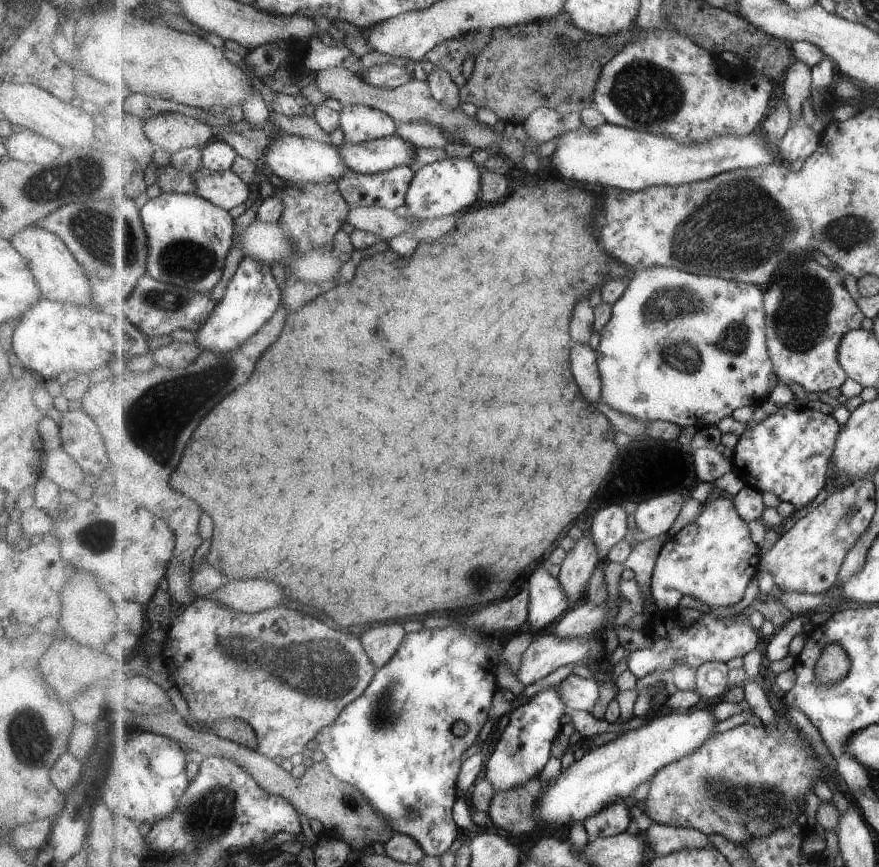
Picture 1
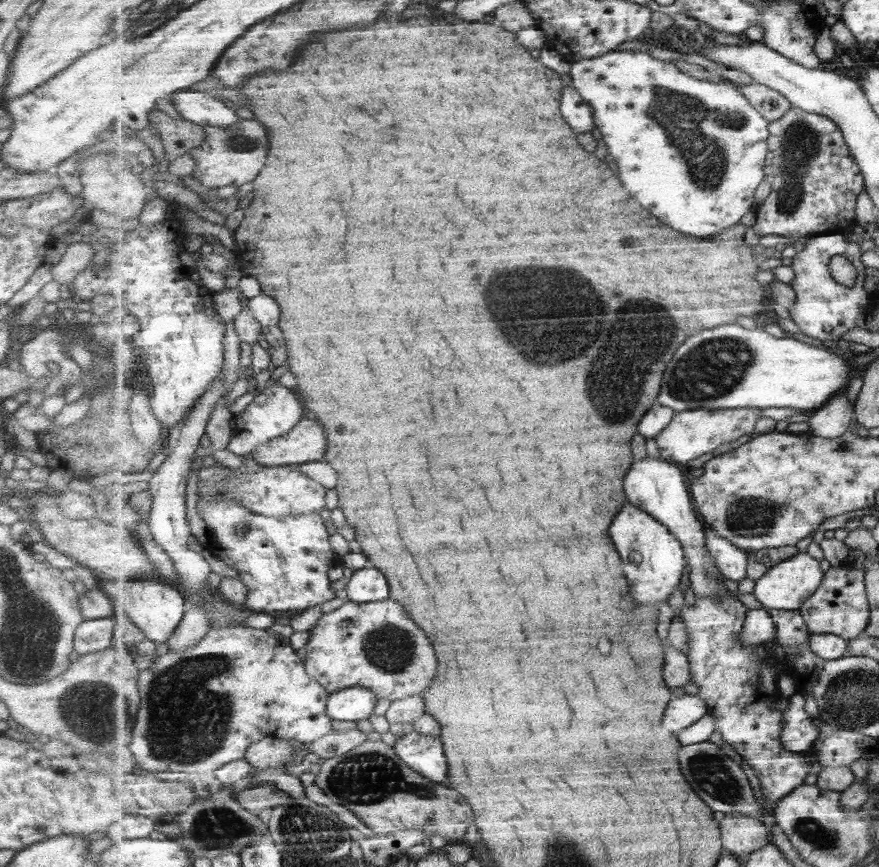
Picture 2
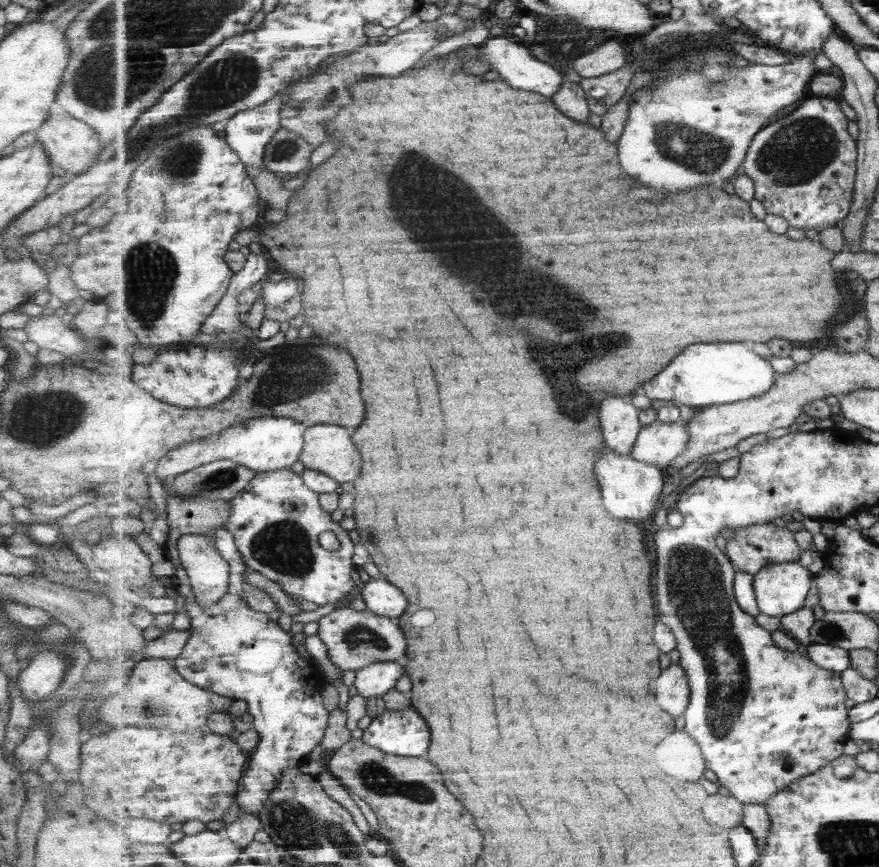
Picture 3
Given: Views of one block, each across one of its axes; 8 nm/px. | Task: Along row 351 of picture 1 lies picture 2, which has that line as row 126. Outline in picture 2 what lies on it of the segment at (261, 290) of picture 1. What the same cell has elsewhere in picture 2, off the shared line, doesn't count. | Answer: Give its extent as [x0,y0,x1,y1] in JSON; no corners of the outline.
[172,91,242,128]

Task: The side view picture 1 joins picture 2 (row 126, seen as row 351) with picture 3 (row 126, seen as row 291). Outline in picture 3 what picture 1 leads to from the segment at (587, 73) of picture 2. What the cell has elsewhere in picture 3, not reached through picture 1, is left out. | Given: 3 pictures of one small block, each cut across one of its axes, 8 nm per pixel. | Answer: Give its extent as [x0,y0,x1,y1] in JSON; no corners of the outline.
[619,50,822,192]

